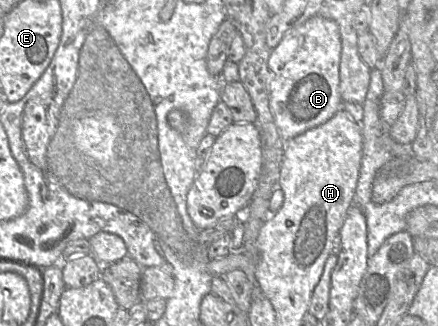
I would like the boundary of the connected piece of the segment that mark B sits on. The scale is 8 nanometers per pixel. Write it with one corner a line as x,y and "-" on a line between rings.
313,16
288,30
269,60
269,107
284,142
318,127
343,109
339,92
341,37
338,24

